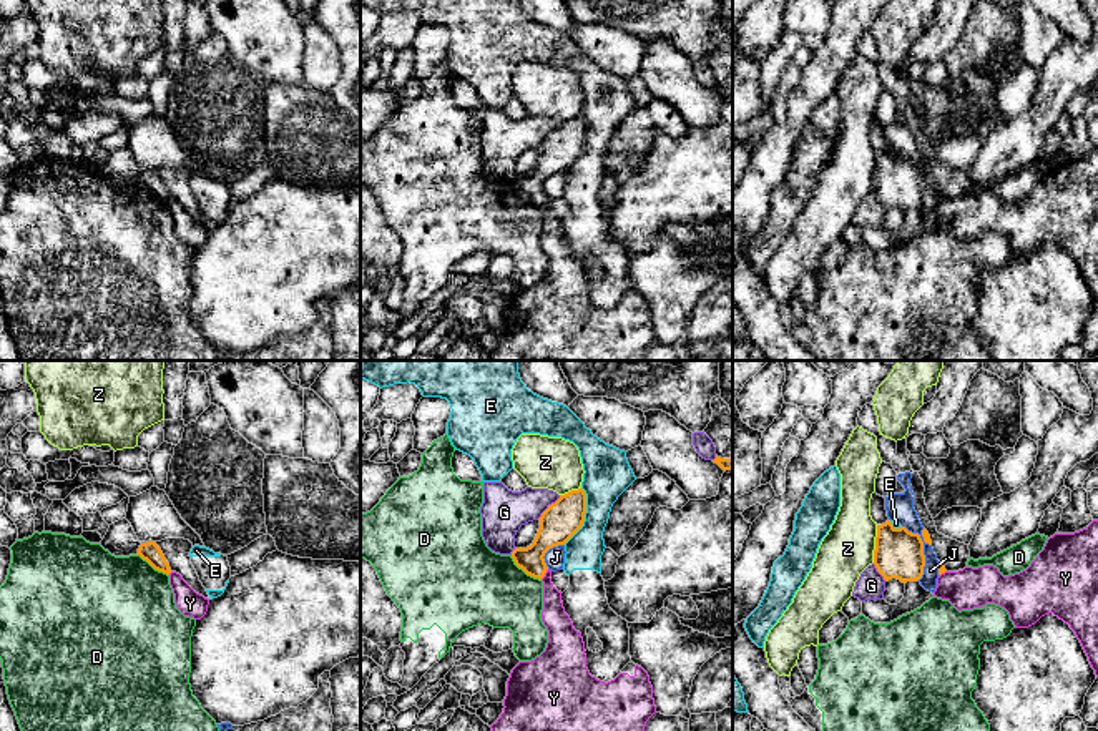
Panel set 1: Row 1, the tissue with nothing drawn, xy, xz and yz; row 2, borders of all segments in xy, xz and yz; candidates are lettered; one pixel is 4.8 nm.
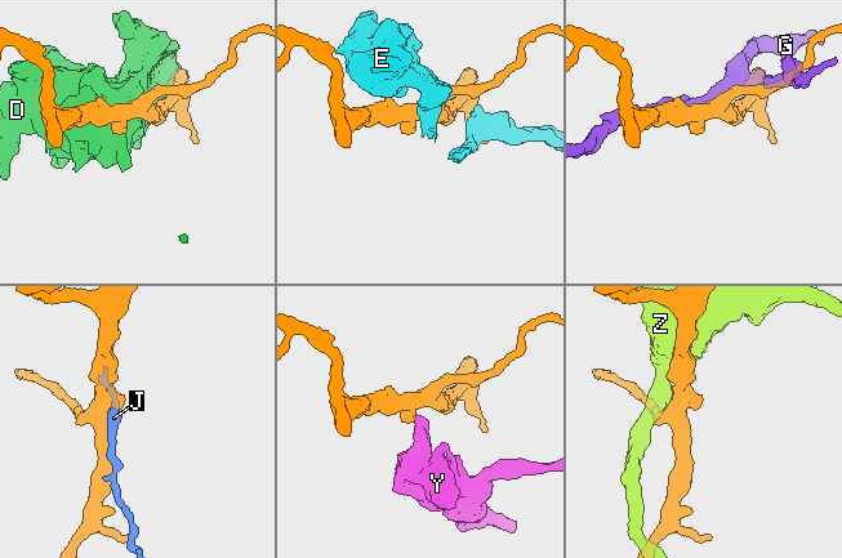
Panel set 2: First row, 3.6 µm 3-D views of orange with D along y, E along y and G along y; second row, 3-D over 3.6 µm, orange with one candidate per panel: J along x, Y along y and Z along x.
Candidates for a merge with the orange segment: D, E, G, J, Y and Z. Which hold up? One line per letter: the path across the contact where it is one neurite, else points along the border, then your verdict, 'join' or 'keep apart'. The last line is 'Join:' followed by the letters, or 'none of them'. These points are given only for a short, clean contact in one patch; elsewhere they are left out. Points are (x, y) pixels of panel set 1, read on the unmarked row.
D: keep apart
E: keep apart
G: keep apart
J: keep apart
Y: border along xz (547, 196), (540, 206); keep apart
Z: keep apart
Join: none of them

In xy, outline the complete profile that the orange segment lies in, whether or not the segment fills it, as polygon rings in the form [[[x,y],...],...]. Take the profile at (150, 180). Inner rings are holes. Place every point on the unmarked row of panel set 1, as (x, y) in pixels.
[[[156,169],[141,171],[136,183],[146,188],[154,198],[163,199],[166,203],[171,201],[169,191],[166,189]]]

